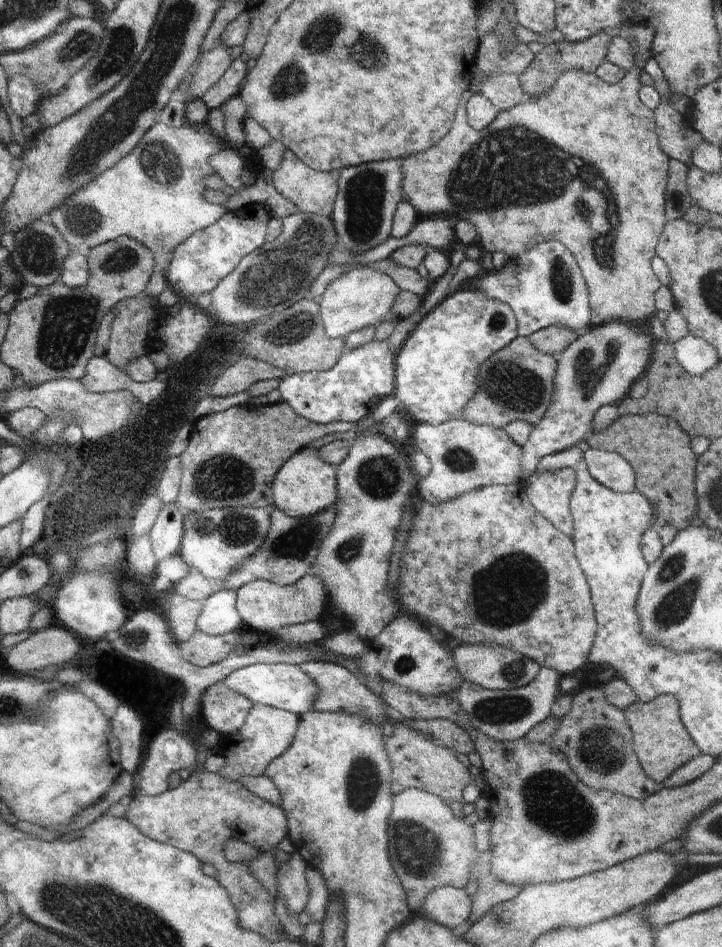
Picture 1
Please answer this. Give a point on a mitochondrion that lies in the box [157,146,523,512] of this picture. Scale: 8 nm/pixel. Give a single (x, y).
(364, 192)

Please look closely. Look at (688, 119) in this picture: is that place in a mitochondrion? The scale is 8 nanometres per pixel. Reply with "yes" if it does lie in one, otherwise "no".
no

